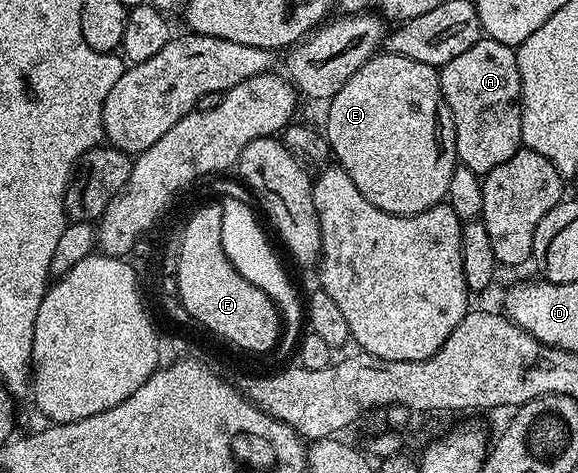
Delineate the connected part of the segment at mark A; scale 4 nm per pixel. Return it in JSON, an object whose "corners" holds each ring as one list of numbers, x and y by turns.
{"corners":[[481,37,467,52,440,67,441,91,455,124,458,163,482,176,522,149,521,77,517,51,494,38]]}

